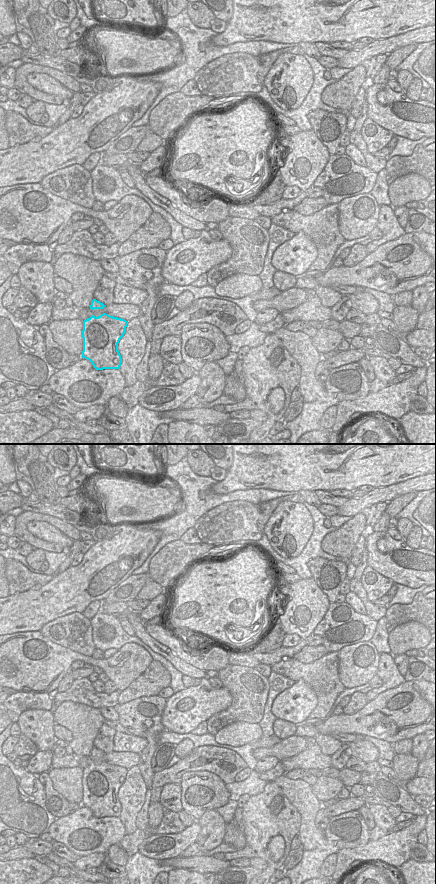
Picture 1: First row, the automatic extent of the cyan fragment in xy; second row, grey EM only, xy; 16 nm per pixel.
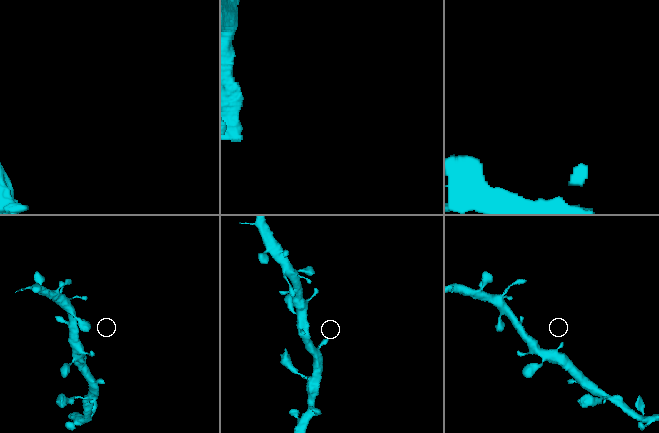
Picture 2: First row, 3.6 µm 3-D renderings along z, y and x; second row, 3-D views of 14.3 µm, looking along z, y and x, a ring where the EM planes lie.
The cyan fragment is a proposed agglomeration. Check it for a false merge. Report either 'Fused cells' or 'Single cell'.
Single cell.

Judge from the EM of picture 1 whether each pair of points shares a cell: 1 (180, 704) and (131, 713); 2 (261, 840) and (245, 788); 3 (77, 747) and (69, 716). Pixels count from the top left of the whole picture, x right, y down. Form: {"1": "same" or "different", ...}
{"1": "different", "2": "different", "3": "same"}

